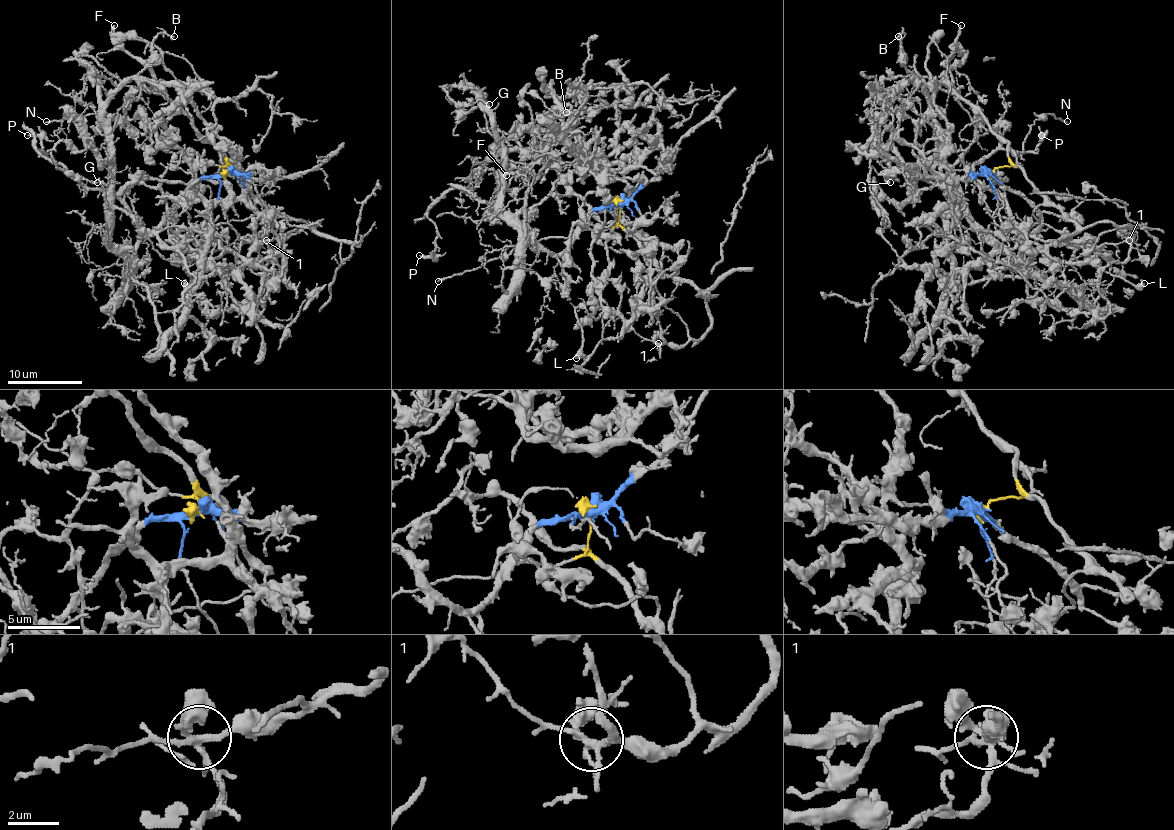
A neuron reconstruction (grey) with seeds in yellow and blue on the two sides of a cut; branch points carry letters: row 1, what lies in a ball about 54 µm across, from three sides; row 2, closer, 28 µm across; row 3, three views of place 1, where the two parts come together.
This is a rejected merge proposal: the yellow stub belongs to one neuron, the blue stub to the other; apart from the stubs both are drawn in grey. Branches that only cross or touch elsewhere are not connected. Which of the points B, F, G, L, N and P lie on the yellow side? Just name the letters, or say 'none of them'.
F, L, N

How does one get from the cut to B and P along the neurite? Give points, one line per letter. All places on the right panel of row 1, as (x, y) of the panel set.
B: (989, 174), (1036, 210), (1040, 223), (1019, 258), (967, 210), (897, 36)
P: (989, 174), (1036, 210), (1040, 223), (1028, 234), (974, 165), (997, 150), (1032, 152), (1041, 135)

